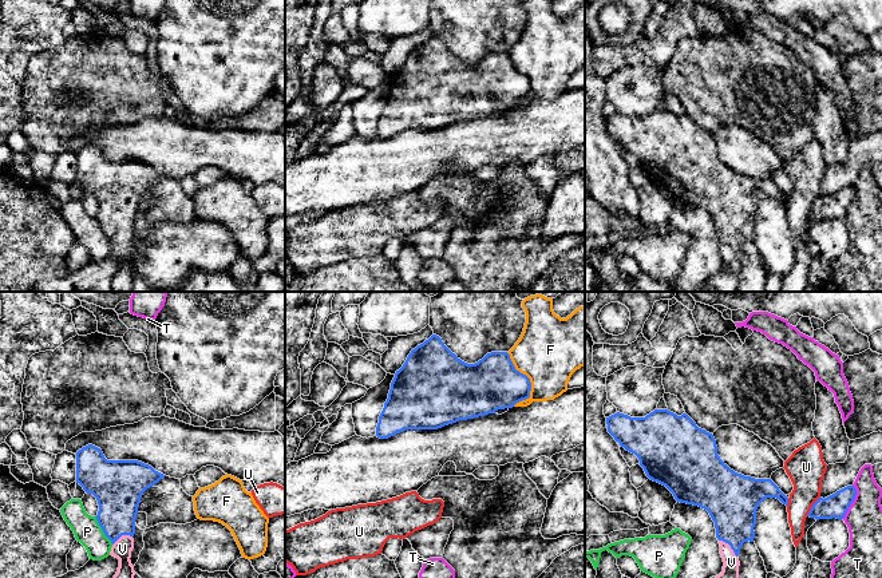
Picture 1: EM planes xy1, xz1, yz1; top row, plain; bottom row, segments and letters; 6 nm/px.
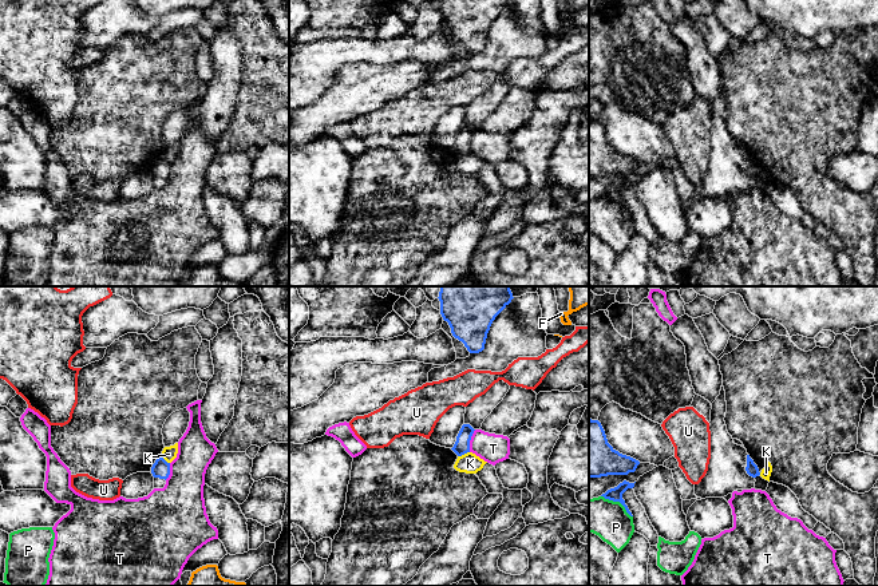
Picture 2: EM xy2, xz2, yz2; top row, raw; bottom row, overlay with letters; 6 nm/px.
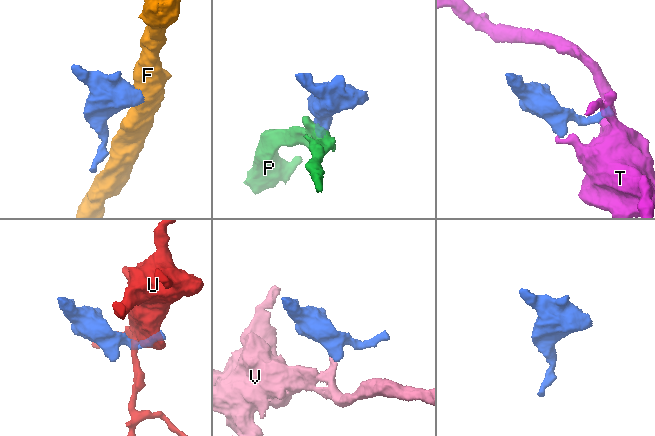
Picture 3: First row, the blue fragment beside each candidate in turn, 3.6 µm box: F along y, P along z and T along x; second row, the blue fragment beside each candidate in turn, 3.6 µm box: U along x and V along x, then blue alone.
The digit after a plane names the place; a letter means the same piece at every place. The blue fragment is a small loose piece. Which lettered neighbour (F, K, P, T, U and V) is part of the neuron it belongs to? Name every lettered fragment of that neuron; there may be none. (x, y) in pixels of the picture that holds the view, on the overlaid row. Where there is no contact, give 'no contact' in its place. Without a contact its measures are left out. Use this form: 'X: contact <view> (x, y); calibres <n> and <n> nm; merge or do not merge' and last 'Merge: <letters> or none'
F: contact xz1 (529, 381); calibres 320 and 400 nm; do not merge
K: contact xz2 (463, 454); calibres 100 and 120 nm; do not merge
P: contact yz2 (617, 501); calibres 80 and 240 nm; do not merge
T: contact yz1 (853, 501); calibres 140 and 220 nm; do not merge
U: contact yz1 (813, 506); calibres 140 and 220 nm; do not merge
V: contact yz1 (730, 545); calibres 300 and 100 nm; merge
Merge: V

